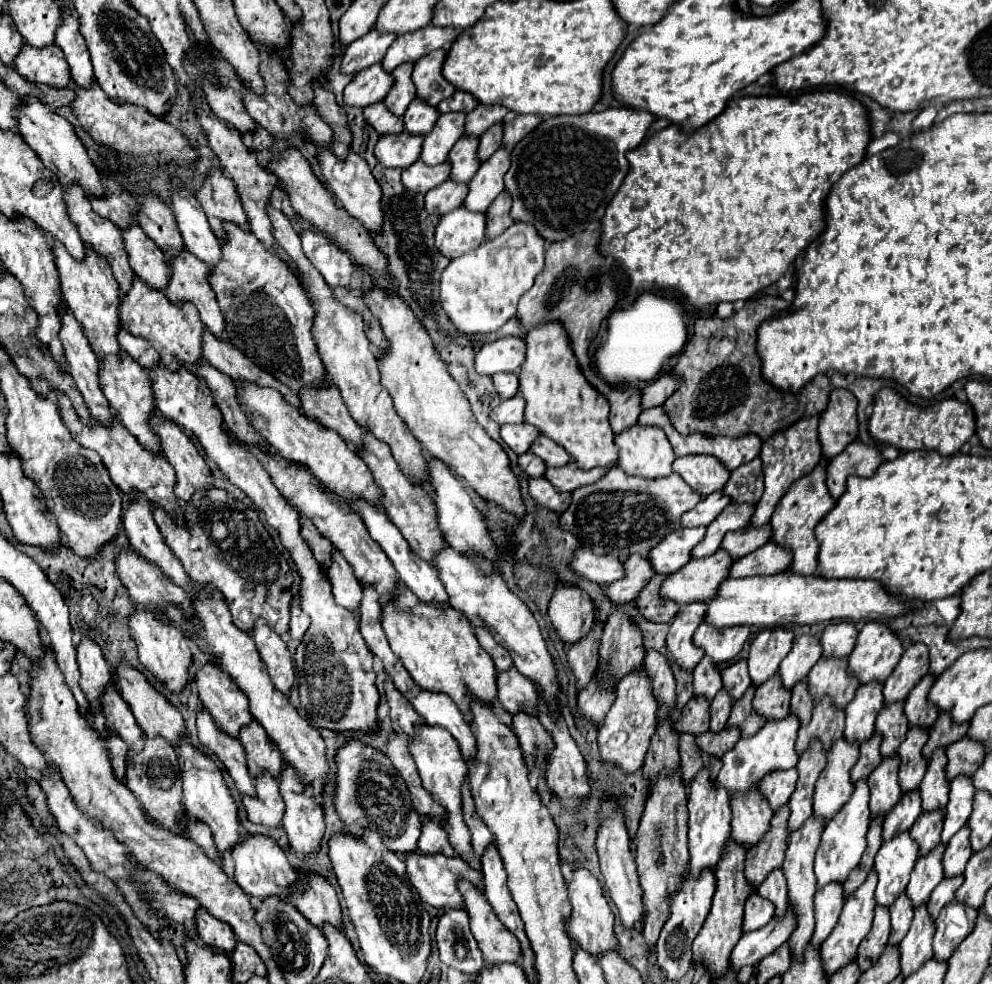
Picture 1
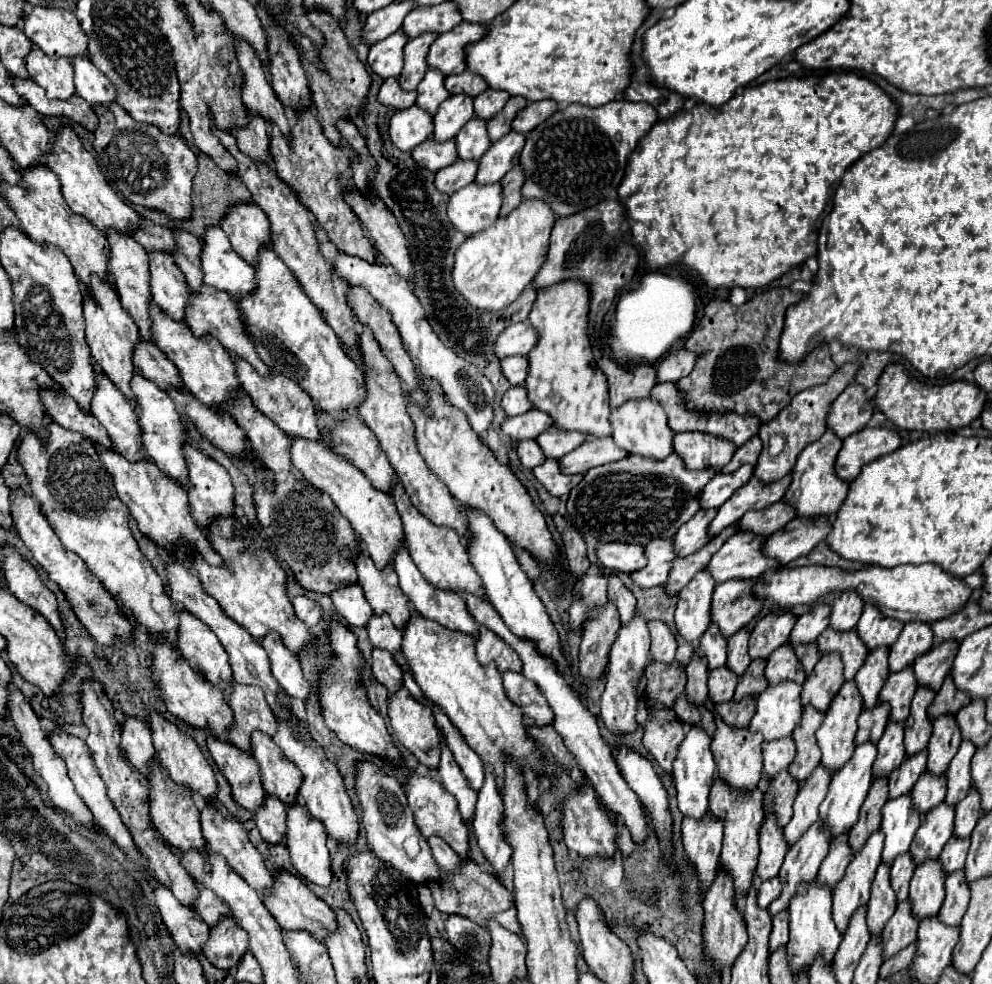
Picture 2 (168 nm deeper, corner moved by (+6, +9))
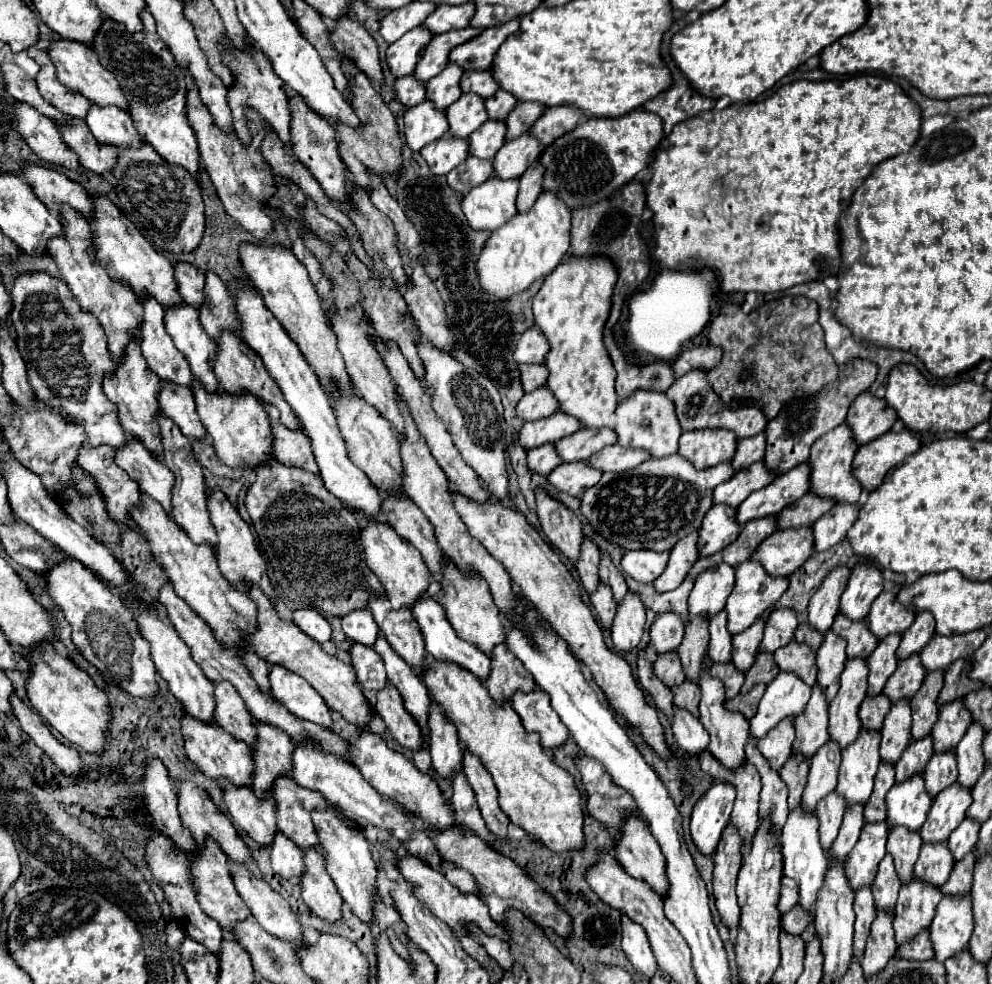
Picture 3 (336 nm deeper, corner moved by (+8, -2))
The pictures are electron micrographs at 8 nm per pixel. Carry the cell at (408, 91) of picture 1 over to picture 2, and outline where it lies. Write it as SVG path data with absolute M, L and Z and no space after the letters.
M426 32L426 34L420 34L416 38L412 38L408 44L406 44L406 62L404 62L404 70L400 74L400 84L402 88L406 90L414 90L416 84L422 80L422 76L426 74L428 70L428 64L426 64L426 54L430 50L430 44L436 40L438 34L432 34L432 32Z

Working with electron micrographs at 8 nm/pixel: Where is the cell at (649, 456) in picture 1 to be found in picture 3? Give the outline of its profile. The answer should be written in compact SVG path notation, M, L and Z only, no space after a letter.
M636 391L634 395L618 403L616 419L618 423L614 431L618 435L618 445L622 445L624 449L644 449L656 459L674 455L678 451L678 439L682 435L682 429L676 419L674 405L664 393Z

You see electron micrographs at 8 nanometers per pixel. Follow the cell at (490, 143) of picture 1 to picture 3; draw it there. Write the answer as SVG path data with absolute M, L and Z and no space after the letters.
M518 103L506 117L506 139L516 139L526 133L532 123L542 115L544 105L540 103Z

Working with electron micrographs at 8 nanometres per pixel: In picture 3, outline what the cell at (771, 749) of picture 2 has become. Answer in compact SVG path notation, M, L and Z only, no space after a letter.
M788 719L776 725L764 739L758 741L760 753L766 757L774 771L780 771L784 761L792 755L792 741L794 741L794 727Z

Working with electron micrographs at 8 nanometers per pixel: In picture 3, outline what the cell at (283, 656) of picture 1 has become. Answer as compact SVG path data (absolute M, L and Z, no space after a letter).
M272 665L270 671L272 695L300 719L320 723L322 727L332 727L332 717L326 701L310 687L310 683L296 673L288 671L284 665Z

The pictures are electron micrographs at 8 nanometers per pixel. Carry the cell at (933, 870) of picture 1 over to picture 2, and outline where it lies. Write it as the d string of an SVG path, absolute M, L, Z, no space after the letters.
M940 802L938 806L932 808L932 812L926 812L914 836L914 842L910 846L910 854L914 856L914 862L922 864L930 858L940 856L952 832L954 832L954 806Z

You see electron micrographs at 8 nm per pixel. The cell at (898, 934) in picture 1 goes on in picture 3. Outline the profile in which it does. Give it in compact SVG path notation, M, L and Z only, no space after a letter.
M896 827L888 835L886 849L894 859L894 867L902 883L910 883L914 879L914 865L916 865L920 847L922 847L922 841L918 831L910 833L904 827Z

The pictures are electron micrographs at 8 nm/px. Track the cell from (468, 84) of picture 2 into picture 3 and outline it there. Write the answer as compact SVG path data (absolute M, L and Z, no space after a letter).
M488 69L478 73L478 71L466 71L460 79L460 89L462 93L476 93L482 99L488 99L498 91L498 83L490 77Z

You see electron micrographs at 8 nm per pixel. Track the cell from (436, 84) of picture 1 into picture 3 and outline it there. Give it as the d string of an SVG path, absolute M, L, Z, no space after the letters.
M512 19L510 23L504 23L500 27L484 29L480 35L472 37L470 41L466 41L466 43L458 45L456 49L452 49L450 55L448 55L448 61L456 63L464 71L470 71L470 69L484 71L484 69L490 67L496 49L516 29L518 29L518 19Z

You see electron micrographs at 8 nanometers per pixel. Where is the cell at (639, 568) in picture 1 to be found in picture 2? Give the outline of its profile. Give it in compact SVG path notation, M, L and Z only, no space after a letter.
M658 538L644 546L648 556L648 566L632 572L632 580L642 588L662 586L668 580L668 572L672 570L672 562L676 558L674 554L674 542L670 538Z

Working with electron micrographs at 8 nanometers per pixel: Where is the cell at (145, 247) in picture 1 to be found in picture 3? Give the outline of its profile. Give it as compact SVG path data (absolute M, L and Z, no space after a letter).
M182 301L180 305L168 307L164 315L164 325L172 337L176 349L186 355L192 373L208 391L218 389L218 379L212 371L212 359L216 353L216 343L200 327L198 309Z

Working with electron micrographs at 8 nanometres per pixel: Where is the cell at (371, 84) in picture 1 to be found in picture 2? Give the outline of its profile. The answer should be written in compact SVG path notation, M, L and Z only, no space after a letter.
M398 30L396 34L374 44L368 54L370 68L384 80L390 76L398 78L404 66L404 44L406 42L408 42L408 36L402 30Z

